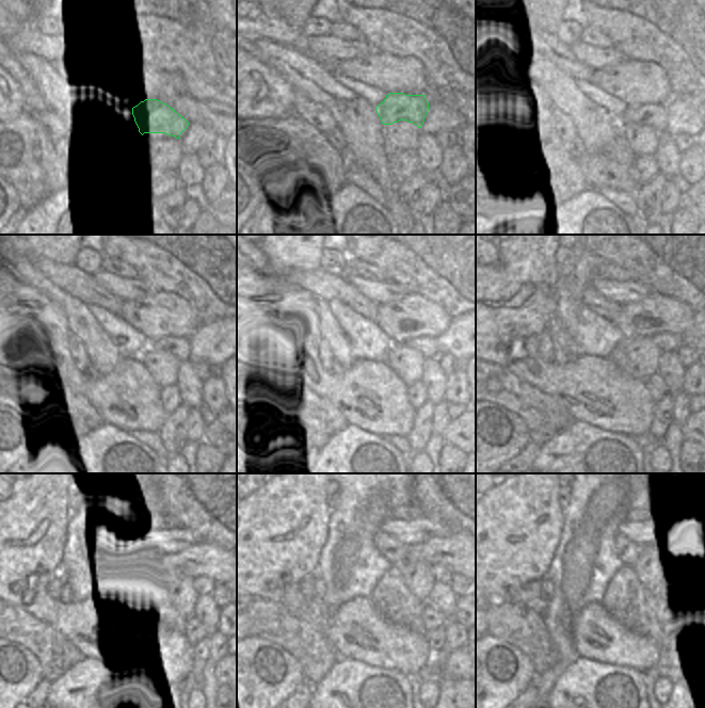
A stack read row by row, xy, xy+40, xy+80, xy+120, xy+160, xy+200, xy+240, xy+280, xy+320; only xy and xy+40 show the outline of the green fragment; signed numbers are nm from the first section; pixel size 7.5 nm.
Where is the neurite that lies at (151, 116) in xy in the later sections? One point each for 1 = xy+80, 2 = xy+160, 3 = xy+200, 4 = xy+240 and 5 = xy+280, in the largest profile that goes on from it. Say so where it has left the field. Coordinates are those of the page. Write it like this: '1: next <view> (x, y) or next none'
1: next xy+80 (654, 114)
2: next xy+160 (429, 347)
3: next xy+200 (669, 343)
4: next xy+240 (202, 584)
5: next xy+280 (443, 575)

